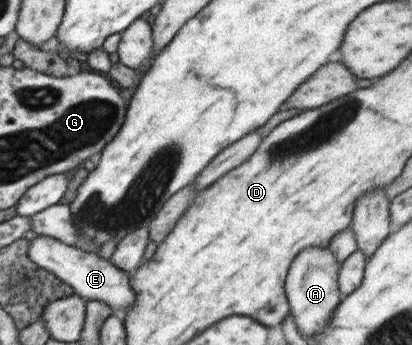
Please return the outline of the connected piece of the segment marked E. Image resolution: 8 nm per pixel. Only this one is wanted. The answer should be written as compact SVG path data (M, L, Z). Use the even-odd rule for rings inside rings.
M37 236L28 244L29 259L67 283L81 298L104 301L108 307L112 307L113 315L121 317L136 303L136 292L130 286L131 273L115 267L110 260L48 236Z

